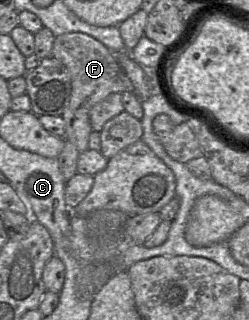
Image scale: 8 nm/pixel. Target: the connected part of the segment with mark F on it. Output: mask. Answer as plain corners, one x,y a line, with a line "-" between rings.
81,32
56,36
51,57
60,61
70,75
71,94
62,118
65,122
65,139
81,153
89,149
89,136
93,131
90,124
90,110
110,94
122,94
131,90
130,81
118,63
116,54
95,38

